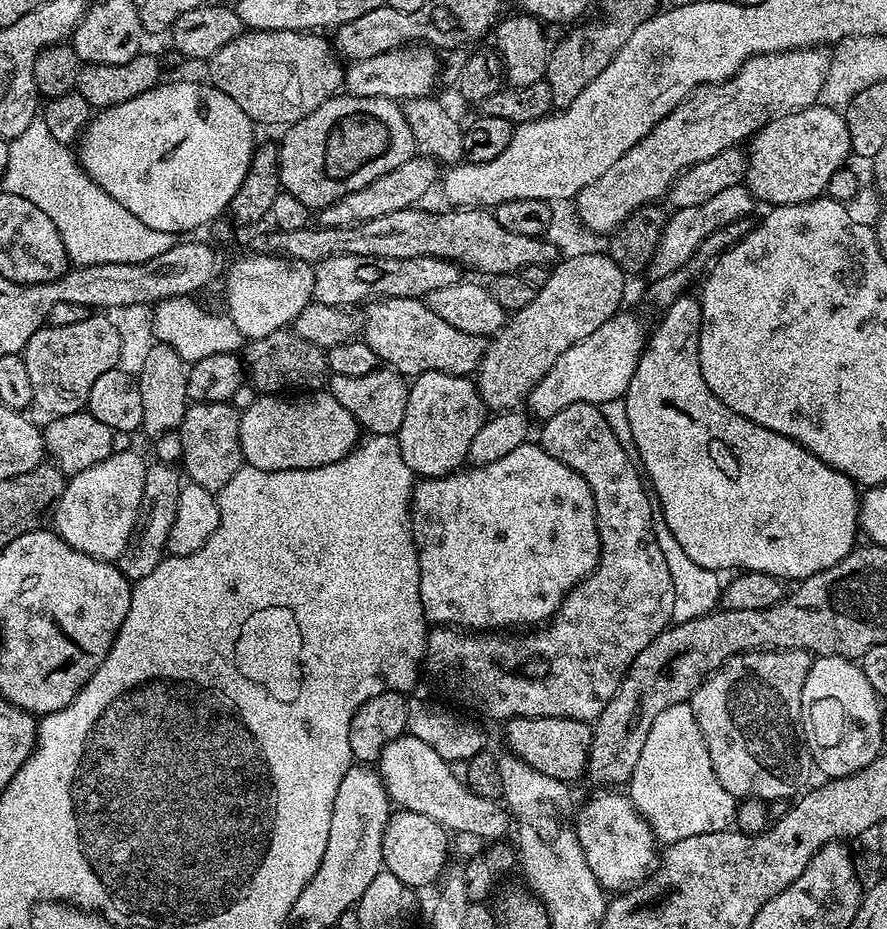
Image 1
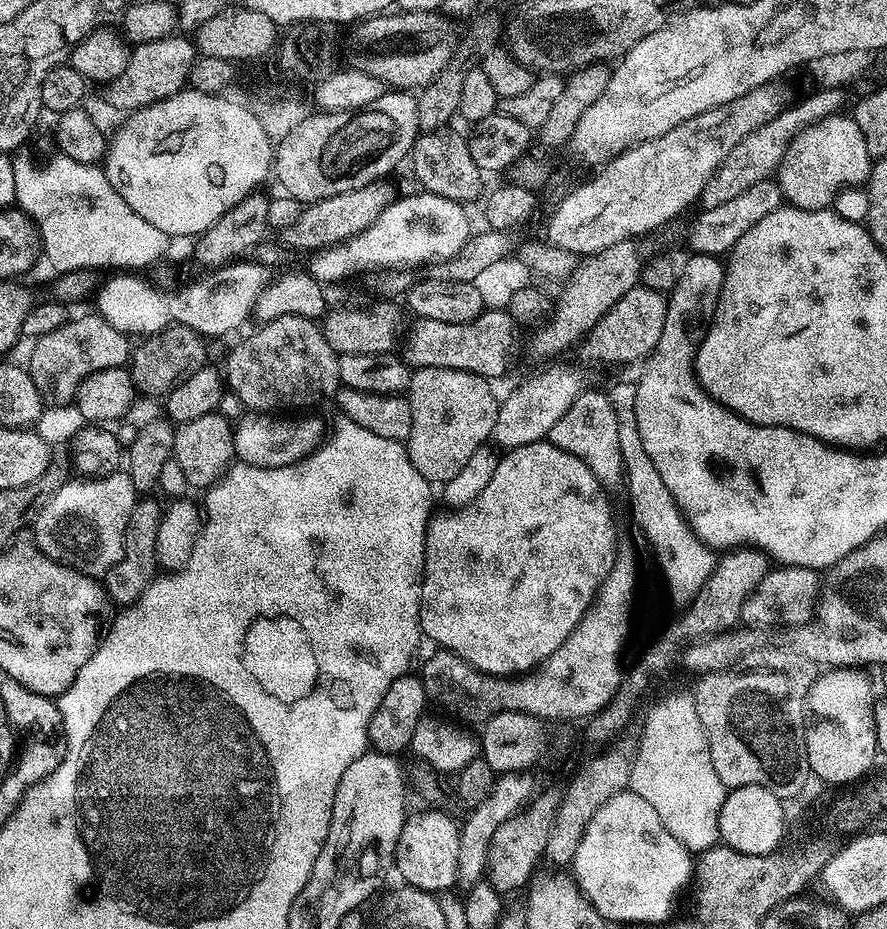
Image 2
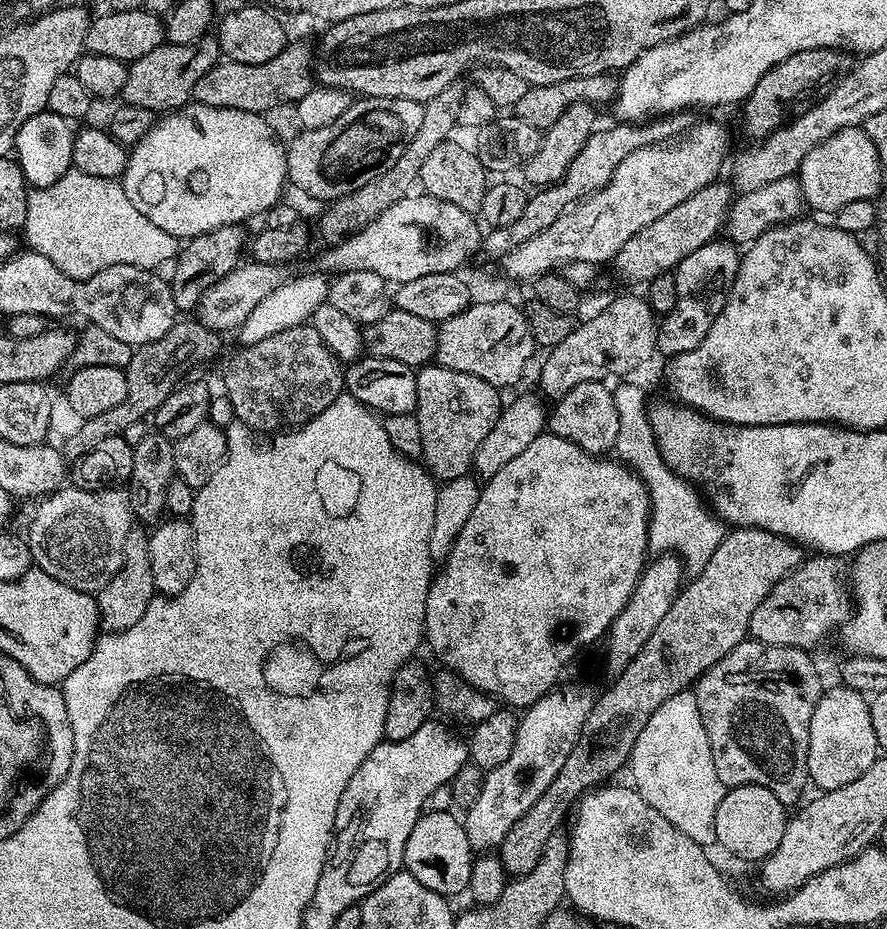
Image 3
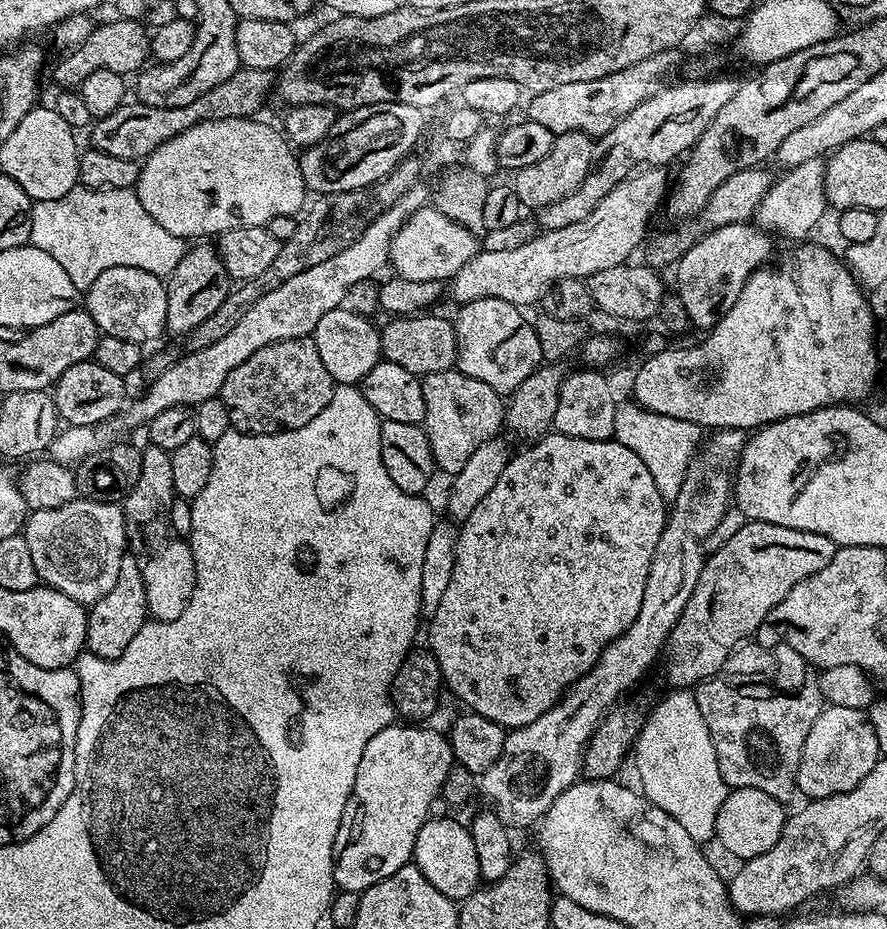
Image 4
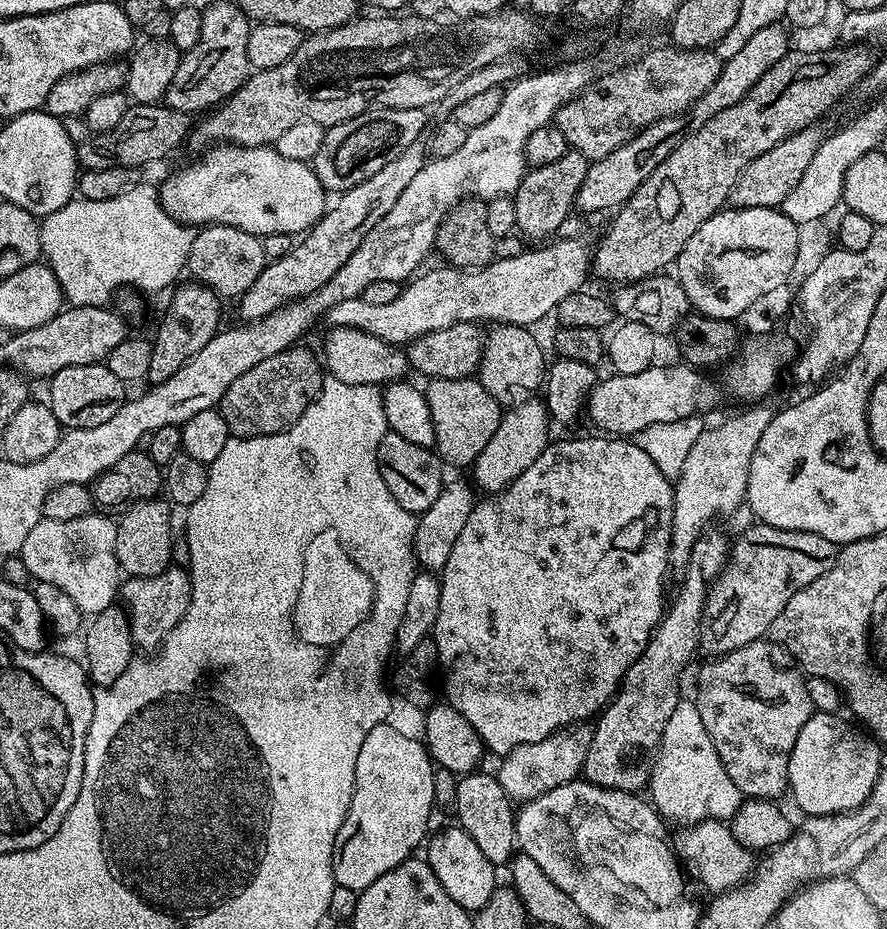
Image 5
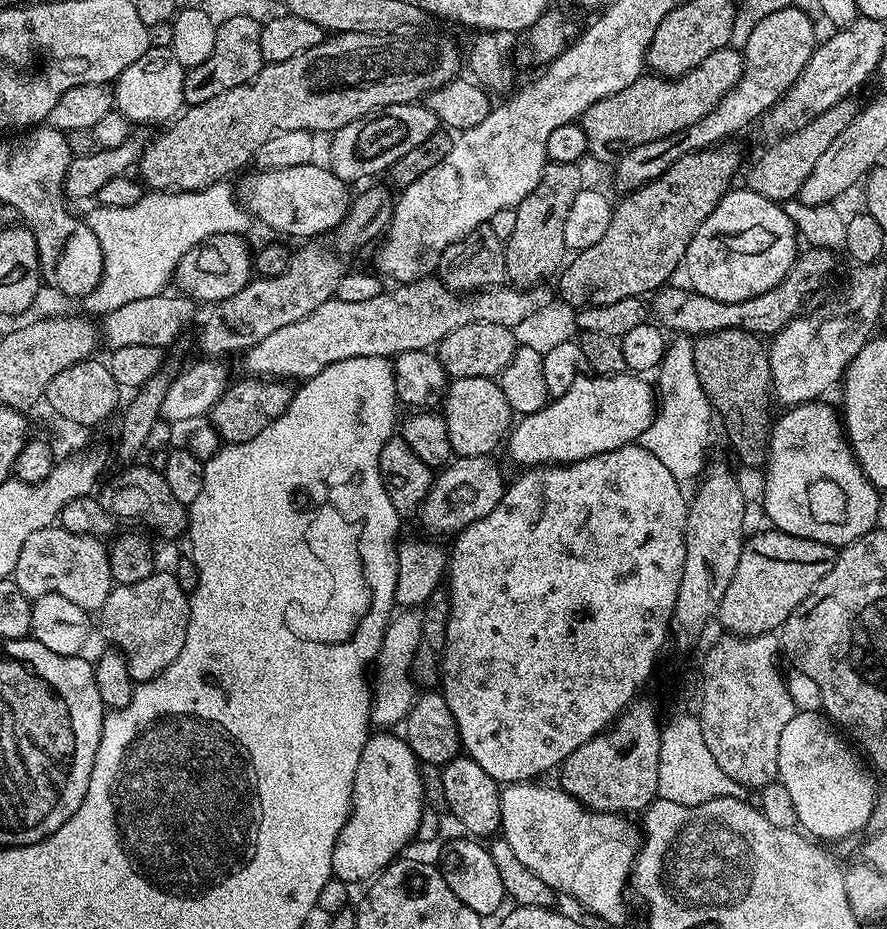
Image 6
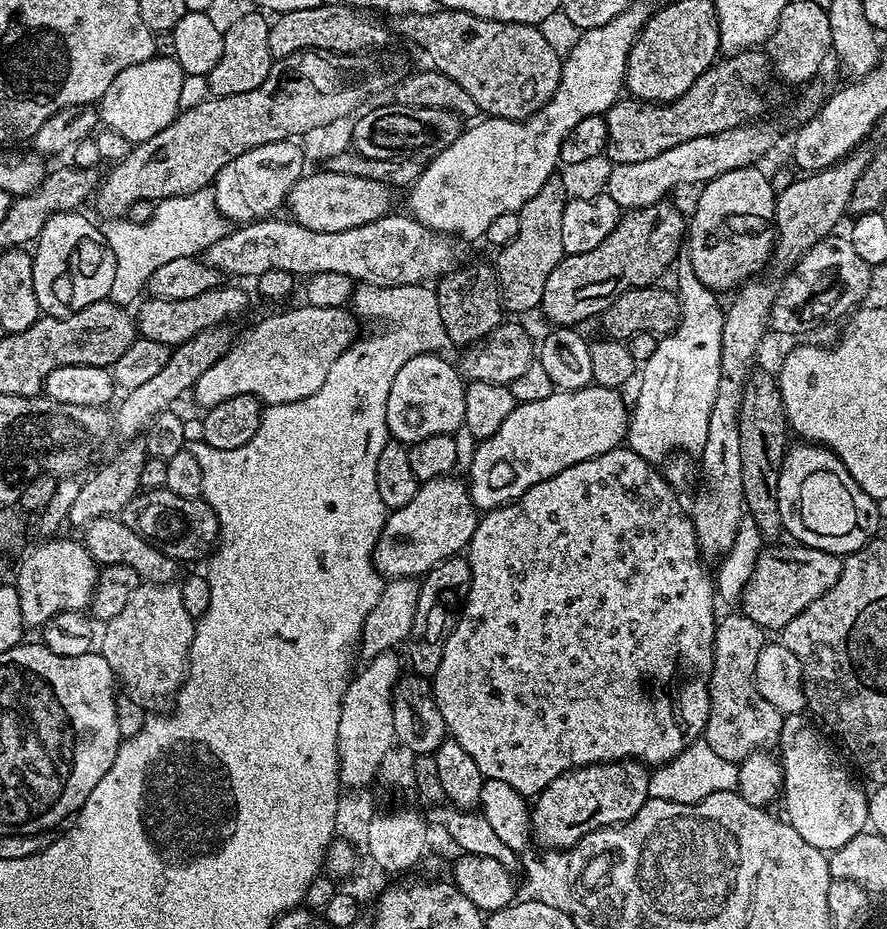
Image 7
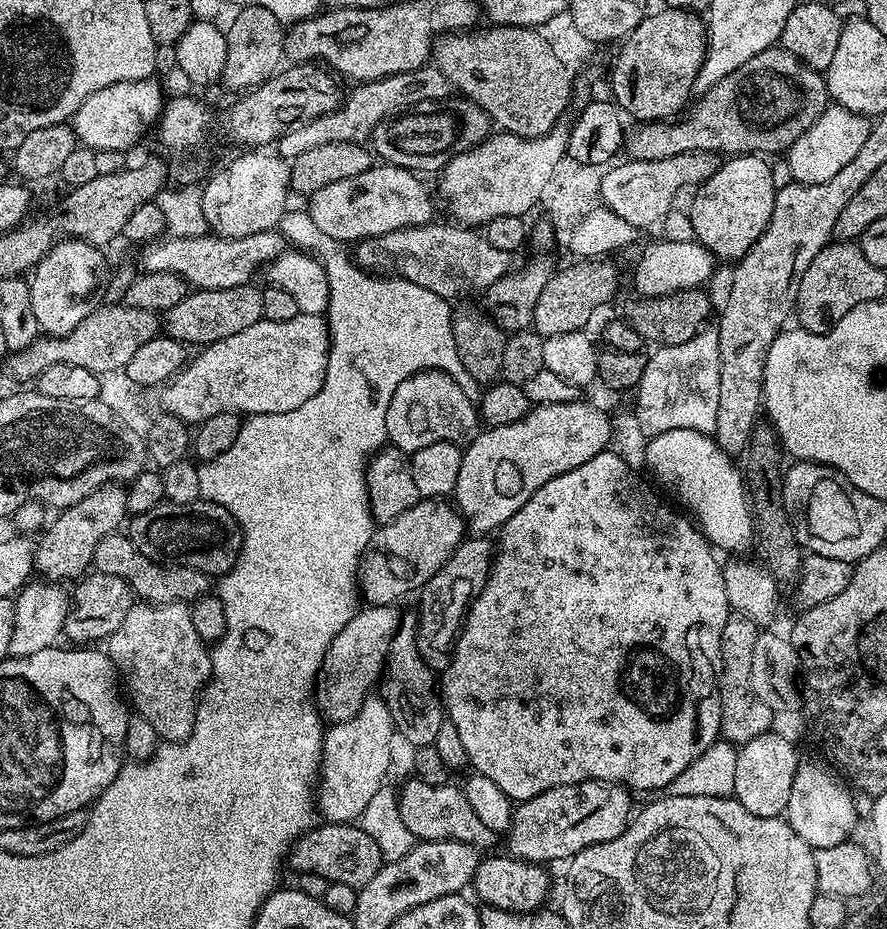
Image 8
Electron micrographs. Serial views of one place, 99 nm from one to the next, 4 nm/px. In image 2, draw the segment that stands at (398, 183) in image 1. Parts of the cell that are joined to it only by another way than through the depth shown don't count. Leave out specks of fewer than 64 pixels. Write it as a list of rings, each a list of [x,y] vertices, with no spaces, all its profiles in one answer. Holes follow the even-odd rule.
[[[388,178],[375,180],[366,186],[358,186],[358,190],[346,190],[342,194],[334,194],[334,198],[315,200],[301,211],[294,226],[283,228],[283,243],[293,250],[302,248],[310,254],[354,239],[377,222],[382,212],[398,199],[398,192],[390,181]]]

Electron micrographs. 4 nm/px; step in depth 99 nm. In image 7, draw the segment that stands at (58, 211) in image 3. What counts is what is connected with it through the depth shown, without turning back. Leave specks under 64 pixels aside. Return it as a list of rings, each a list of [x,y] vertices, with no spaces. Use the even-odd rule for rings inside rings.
[[[211,187],[159,201],[149,220],[135,224],[129,218],[112,218],[103,225],[104,239],[110,250],[114,250],[114,286],[110,286],[109,300],[115,304],[132,306],[141,299],[147,289],[148,280],[166,262],[183,256],[199,257],[207,253],[214,242],[218,242],[230,231],[230,221],[218,210]]]

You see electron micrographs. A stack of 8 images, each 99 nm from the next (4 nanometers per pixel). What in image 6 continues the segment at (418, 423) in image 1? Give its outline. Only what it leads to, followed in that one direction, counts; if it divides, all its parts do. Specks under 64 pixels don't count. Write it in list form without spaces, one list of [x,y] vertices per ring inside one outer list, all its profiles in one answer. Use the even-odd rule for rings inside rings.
[[[490,376],[452,380],[444,390],[442,415],[456,456],[492,456],[495,448],[505,443],[514,424],[514,413],[510,402],[506,402],[506,394],[502,394],[499,383]]]

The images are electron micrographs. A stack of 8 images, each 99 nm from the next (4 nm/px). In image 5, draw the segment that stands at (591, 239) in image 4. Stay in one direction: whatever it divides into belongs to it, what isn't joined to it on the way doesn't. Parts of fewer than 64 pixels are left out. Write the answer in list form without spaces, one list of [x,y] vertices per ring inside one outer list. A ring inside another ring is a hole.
[[[556,238],[517,256],[501,255],[481,268],[443,266],[421,271],[390,302],[382,306],[370,306],[370,302],[359,298],[338,302],[326,313],[326,320],[337,328],[357,328],[397,346],[406,346],[427,332],[454,326],[459,320],[533,326],[543,316],[551,317],[562,298],[587,285],[584,283],[590,277],[592,252],[583,242],[580,238]]]

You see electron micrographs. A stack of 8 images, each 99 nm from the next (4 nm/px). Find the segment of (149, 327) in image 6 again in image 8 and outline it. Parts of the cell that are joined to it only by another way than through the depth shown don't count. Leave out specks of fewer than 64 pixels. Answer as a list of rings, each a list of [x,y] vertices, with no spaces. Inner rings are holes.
[[[255,283],[243,284],[242,286],[230,286],[229,288],[219,288],[218,290],[210,290],[202,288],[199,290],[189,291],[186,298],[182,298],[182,302],[178,302],[178,306],[174,306],[169,312],[163,313],[162,316],[162,332],[163,335],[174,338],[178,342],[182,342],[185,346],[193,346],[192,344],[200,344],[196,346],[207,346],[218,342],[222,338],[230,338],[230,334],[239,334],[241,330],[247,330],[249,326],[254,326],[254,322],[264,319],[264,311],[262,310],[263,291]]]

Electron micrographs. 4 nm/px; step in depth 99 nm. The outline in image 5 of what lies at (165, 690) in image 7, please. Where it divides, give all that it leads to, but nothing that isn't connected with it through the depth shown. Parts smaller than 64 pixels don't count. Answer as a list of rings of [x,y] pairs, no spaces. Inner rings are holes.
[[[170,566],[162,574],[150,578],[127,577],[118,592],[128,614],[128,625],[132,627],[133,645],[137,649],[156,650],[186,614],[188,603],[192,601],[192,577],[183,567]]]

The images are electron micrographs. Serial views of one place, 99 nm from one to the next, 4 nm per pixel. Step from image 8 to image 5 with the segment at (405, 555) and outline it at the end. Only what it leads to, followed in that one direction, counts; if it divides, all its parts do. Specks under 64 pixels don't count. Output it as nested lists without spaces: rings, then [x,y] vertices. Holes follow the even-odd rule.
[[[529,398],[520,404],[511,405],[501,415],[498,430],[494,430],[494,438],[486,442],[482,454],[478,454],[478,458],[470,466],[475,487],[481,493],[495,494],[510,486],[510,482],[518,478],[518,474],[522,474],[526,466],[534,466],[534,458],[538,458],[538,454],[542,454],[542,450],[550,442],[548,424],[550,425],[550,413],[543,399]]]

